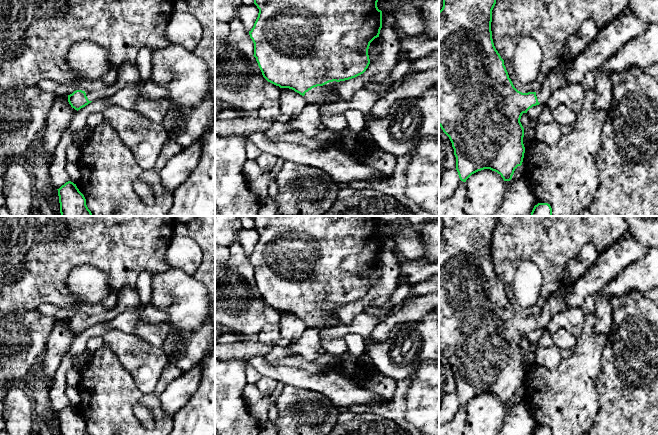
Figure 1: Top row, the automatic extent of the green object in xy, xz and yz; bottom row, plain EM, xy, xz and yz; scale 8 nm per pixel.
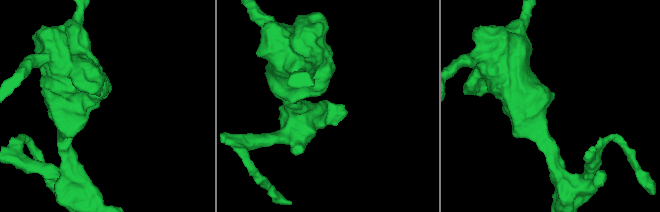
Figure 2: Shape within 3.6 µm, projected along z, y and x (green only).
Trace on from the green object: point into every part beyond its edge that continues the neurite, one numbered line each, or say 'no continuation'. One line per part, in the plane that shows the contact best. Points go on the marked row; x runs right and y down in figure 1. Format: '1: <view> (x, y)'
1: xz (326, 91)

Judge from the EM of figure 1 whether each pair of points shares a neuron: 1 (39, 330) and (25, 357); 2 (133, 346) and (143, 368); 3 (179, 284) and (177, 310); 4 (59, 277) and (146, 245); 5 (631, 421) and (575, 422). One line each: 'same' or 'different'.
1: same
2: same
3: same
4: same
5: different

